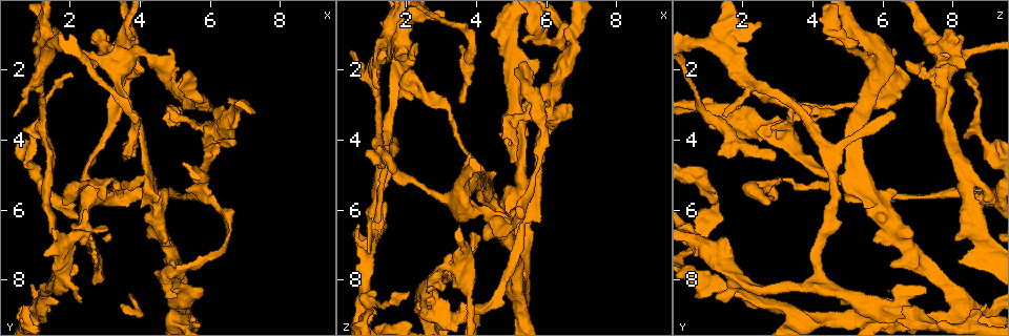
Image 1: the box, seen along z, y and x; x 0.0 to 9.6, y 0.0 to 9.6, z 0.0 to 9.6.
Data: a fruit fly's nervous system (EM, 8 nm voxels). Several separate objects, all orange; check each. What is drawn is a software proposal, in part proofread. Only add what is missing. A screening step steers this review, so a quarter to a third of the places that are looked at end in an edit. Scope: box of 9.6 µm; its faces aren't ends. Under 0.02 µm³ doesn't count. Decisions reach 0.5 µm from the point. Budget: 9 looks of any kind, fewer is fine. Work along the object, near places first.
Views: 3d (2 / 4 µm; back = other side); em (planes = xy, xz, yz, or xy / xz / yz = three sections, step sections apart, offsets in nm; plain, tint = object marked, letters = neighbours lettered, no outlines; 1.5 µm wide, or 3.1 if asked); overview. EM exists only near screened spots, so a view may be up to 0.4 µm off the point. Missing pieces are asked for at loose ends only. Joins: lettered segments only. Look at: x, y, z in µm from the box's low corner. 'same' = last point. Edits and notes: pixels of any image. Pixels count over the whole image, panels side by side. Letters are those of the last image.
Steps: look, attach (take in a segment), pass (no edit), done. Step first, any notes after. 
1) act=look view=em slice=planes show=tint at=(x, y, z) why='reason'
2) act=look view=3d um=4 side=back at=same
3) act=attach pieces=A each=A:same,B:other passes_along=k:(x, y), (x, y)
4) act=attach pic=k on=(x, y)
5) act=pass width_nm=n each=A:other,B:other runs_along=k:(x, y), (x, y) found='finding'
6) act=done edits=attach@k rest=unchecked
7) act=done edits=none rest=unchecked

act=look view=3d um=2 at=(1.20, 3.45, 6.30) why='an open end'

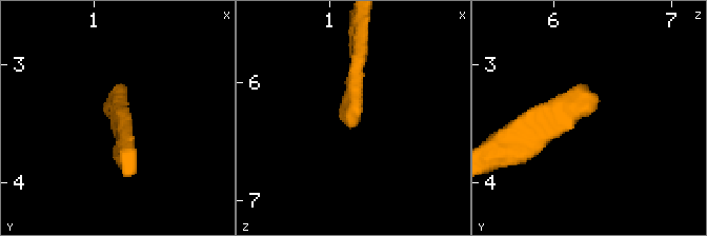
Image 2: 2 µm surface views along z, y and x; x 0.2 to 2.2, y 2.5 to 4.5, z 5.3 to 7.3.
act=look view=em slice=planes show=letters at=(1.20, 3.38, 6.36) why='need the tissue'

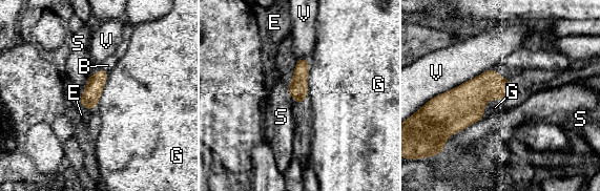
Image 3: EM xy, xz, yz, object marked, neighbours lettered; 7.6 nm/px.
act=pass each=B:other,E:other,G:other,S:other,V:other border=3:(309, 63), (308, 90), (304, 101) found='no lettered segment goes on from it'

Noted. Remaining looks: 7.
act=look view=3d um=4 at=(2.05, 2.25, 8.40) why='end of a long branch'

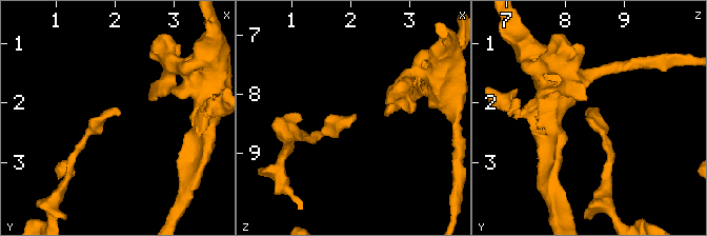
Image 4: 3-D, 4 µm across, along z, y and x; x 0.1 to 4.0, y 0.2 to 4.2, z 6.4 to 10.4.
act=look view=em slice=xz step=8 show=tint at=(2.10, 2.15, 8.35)

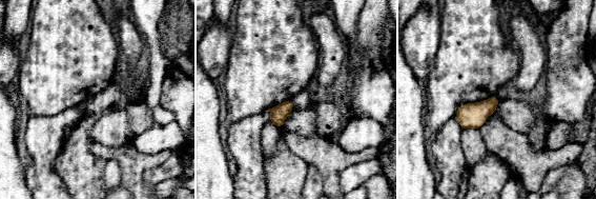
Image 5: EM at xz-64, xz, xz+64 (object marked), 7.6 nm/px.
act=look view=em slice=planes show=letters at=same

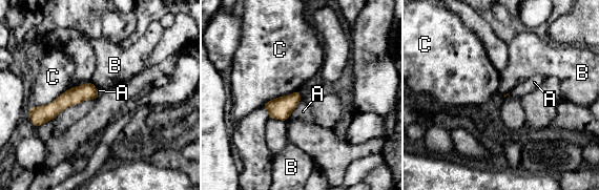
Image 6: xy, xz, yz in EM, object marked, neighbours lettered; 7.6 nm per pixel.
act=pass each=A:other,B:other,C:other found='none of them fits'

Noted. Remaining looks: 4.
act=look view=em slice=planes show=letters at=(0.90, 4.55, 8.90) why='an open end'

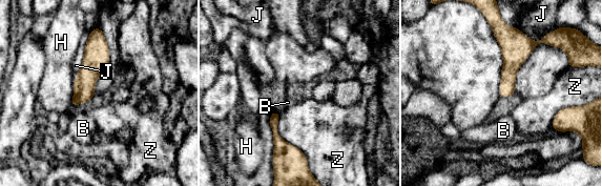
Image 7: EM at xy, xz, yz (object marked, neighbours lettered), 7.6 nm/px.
act=pass each=B:other,H:other,J:other,Z:other runs_along=7:(98, 32), (96, 60), (74, 102) found='none of them fits'

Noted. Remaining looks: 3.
act=look view=em slice=planes show=letters at=(3.80, 1.10, 4.40) why='free end'

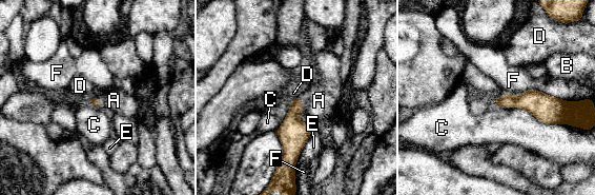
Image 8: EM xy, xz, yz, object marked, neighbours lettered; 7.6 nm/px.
act=attach pieces=A each=A:same,B:other,C:other,D:other,E:other,F:other passes_along=8:(292, 133), (301, 103), (319, 100) found='the neuron continues'

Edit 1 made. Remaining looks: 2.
act=done edits=attach@8 rest=unchecked

